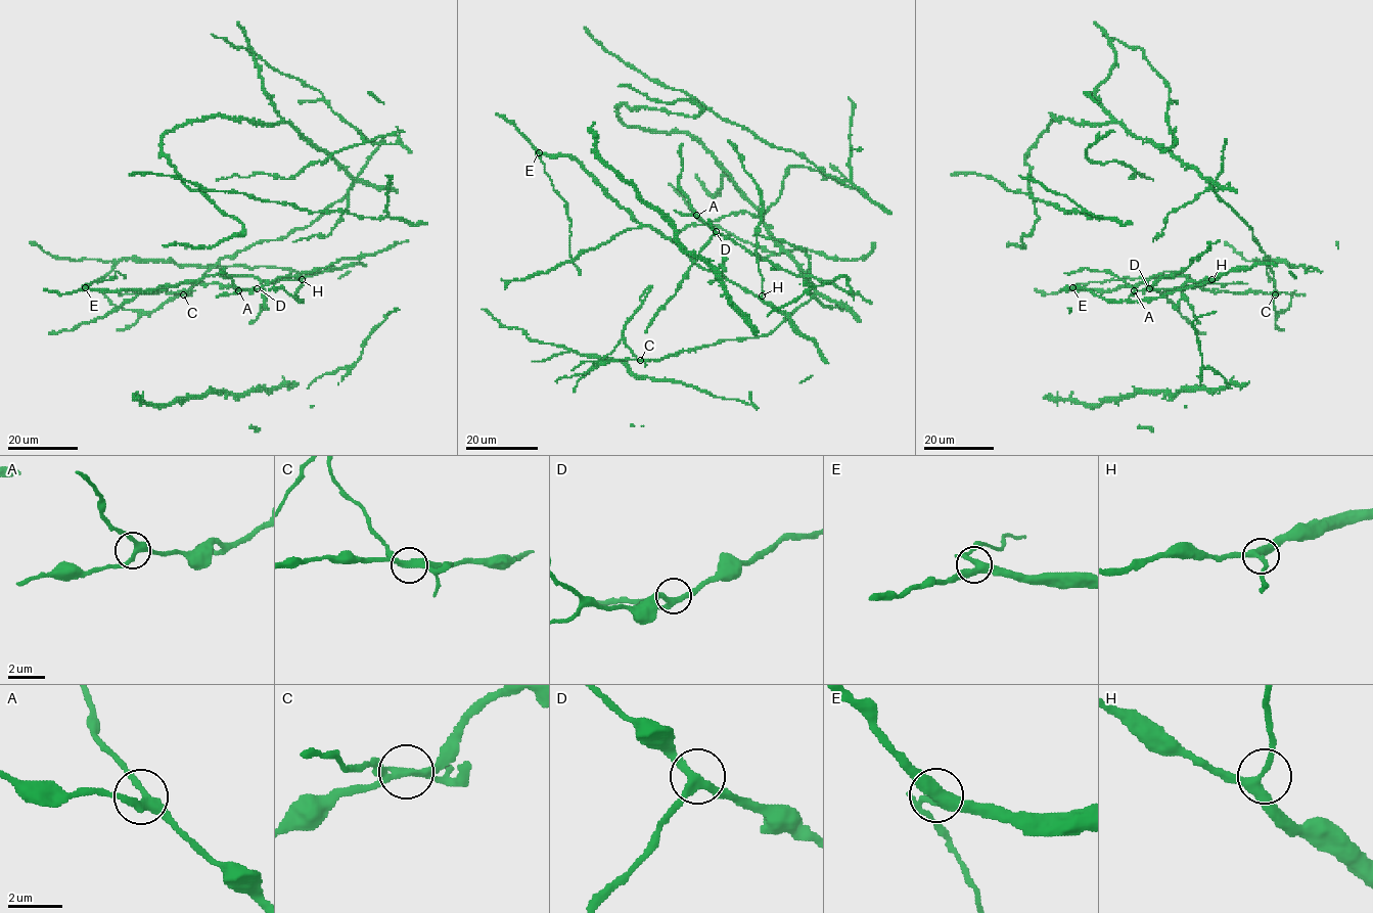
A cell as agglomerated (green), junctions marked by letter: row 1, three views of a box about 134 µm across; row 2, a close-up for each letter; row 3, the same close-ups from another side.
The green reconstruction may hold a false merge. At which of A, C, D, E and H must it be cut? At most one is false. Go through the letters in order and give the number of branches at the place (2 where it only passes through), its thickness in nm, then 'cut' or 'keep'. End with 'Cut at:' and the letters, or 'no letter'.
A: 3 | 300 nm | keep
C: 4 | 240 nm | cut
D: 3 | 300 nm | keep
E: 4 | 360 nm | keep
H: 3 | 280 nm | keep
Cut at: C

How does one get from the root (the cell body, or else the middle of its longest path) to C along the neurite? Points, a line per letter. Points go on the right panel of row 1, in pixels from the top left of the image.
C: (1222, 200), (1252, 230), (1273, 274), (1275, 294)

